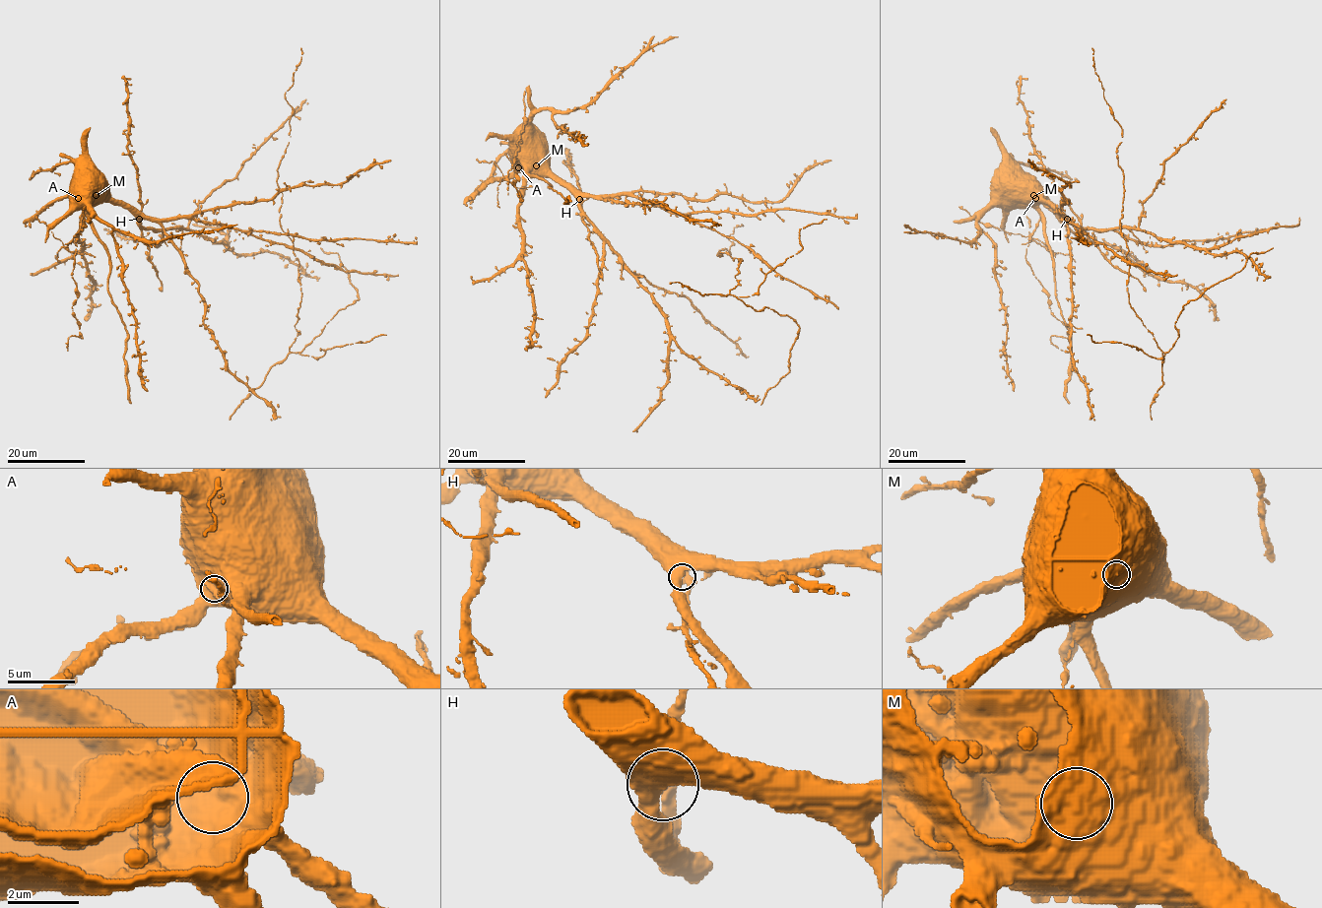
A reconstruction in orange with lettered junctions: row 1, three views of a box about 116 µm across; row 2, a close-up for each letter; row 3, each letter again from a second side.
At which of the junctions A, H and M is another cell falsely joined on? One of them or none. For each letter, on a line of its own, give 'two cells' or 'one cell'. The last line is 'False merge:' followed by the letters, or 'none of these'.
A: two cells
H: one cell
M: one cell
False merge: A

